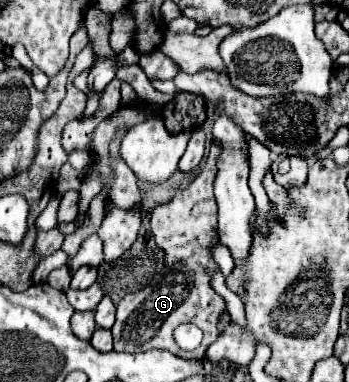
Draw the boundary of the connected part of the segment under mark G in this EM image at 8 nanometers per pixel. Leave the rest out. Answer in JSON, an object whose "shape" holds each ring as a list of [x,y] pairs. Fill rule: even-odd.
{"shape":[[[213,139],[207,163],[205,163],[203,171],[197,175],[197,179],[187,189],[177,193],[169,203],[157,205],[153,209],[153,213],[151,213],[151,231],[153,231],[155,243],[165,251],[165,259],[171,259],[171,261],[165,261],[163,271],[159,273],[159,277],[153,277],[151,281],[147,281],[147,285],[143,285],[141,291],[129,293],[117,303],[117,321],[111,329],[113,339],[115,339],[115,351],[141,353],[141,351],[147,351],[147,349],[167,349],[167,351],[171,351],[179,357],[185,357],[185,359],[199,359],[199,357],[203,359],[207,347],[219,337],[217,323],[219,323],[221,313],[225,311],[225,299],[211,287],[211,277],[219,269],[219,265],[215,263],[215,259],[211,255],[211,245],[219,237],[217,235],[217,205],[215,205],[213,181],[215,181],[215,175],[217,175],[217,157],[219,157],[221,149],[223,149],[223,145],[217,139]],[[179,323],[193,323],[205,333],[205,339],[199,345],[199,349],[195,349],[195,351],[181,351],[179,349],[179,345],[173,339],[173,329]]]}

